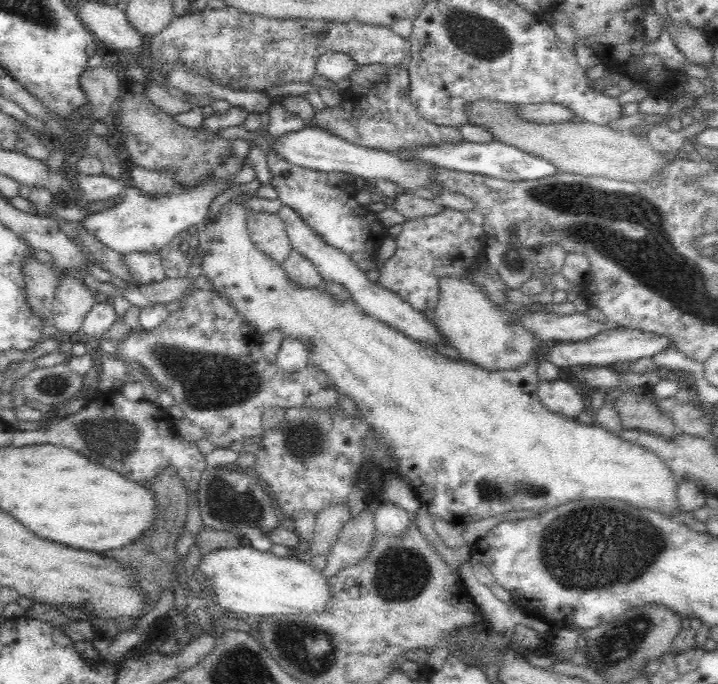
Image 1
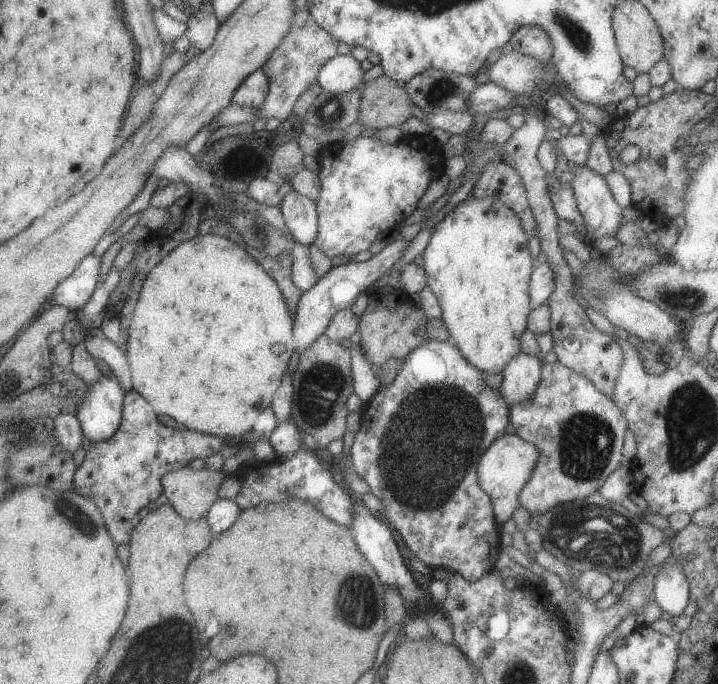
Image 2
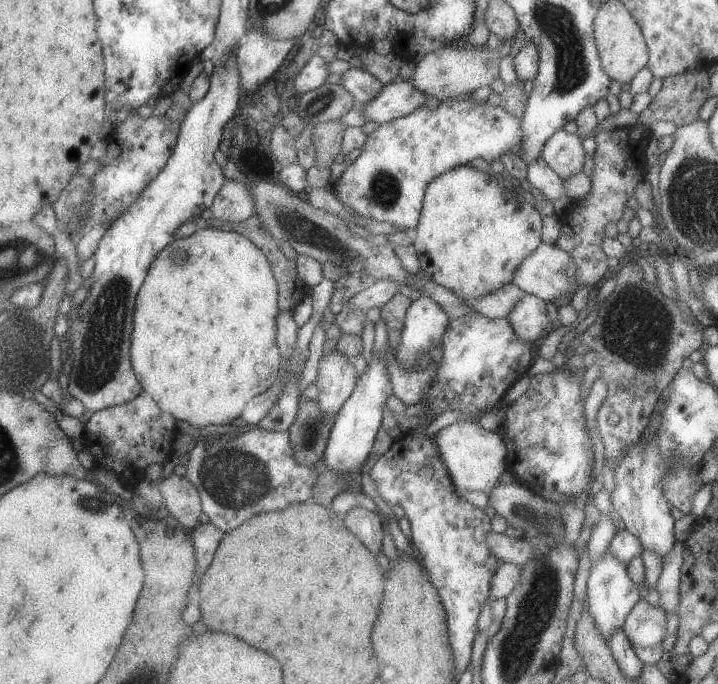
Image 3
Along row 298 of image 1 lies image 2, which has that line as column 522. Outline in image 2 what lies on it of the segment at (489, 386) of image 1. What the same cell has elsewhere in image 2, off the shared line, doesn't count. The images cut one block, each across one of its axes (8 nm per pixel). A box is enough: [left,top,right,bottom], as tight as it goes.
[423,196,534,374]

